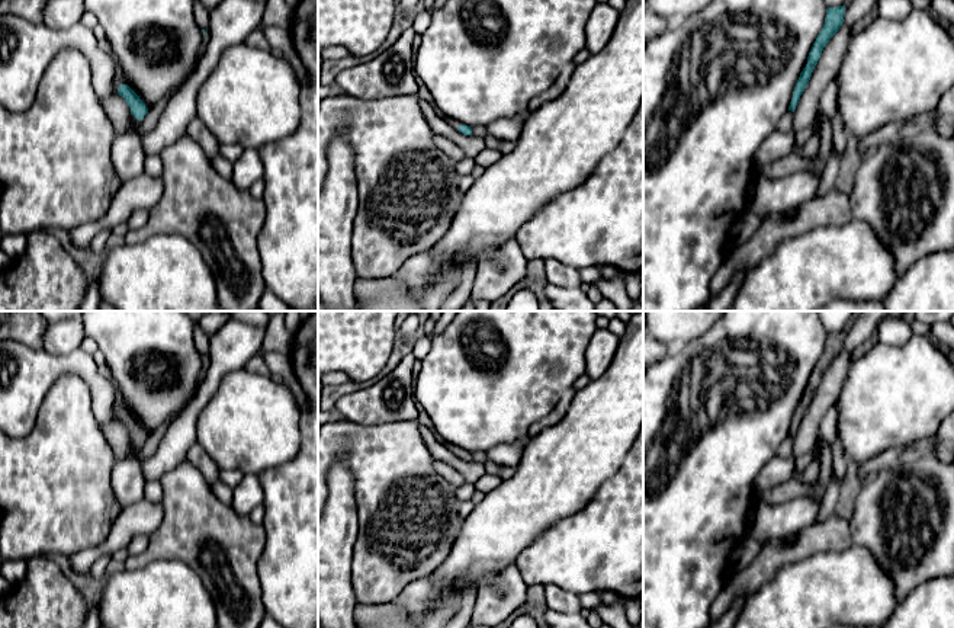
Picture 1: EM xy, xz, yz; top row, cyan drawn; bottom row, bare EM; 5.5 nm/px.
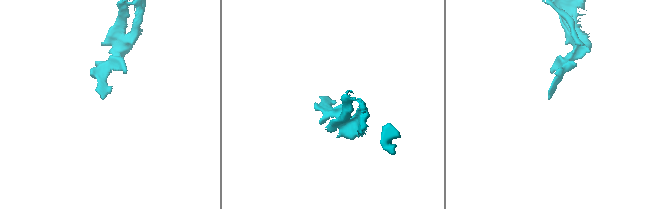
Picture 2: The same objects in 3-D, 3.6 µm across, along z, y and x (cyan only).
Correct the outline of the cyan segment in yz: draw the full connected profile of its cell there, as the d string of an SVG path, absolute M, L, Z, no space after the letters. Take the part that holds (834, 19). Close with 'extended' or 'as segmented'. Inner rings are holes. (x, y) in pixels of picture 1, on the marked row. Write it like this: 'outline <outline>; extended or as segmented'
outline M845 4L826 9L825 25L823 25L822 31L819 32L819 35L809 52L807 64L803 68L803 71L800 73L800 77L796 83L788 110L794 112L794 109L800 100L800 96L803 94L803 92L812 77L815 65L818 64L818 61L820 58L823 48L829 42L829 39L841 29L841 26L844 23L844 17L845 17Z; as segmented

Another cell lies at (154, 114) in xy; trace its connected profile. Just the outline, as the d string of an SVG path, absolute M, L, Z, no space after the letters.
M179 89L174 90L168 97L164 97L163 100L160 100L160 102L158 102L155 106L152 106L151 109L148 109L148 113L147 113L147 115L144 116L144 119L139 122L138 132L136 132L138 137L142 138L147 132L150 132L150 131L157 125L157 122L158 122L158 119L161 118L163 110L166 109L166 106L167 106L170 97L171 97L173 94L176 94L177 92L179 92Z

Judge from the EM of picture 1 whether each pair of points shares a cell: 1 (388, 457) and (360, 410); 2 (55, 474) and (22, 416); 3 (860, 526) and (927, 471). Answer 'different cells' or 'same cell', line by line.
1: different cells
2: different cells
3: same cell

